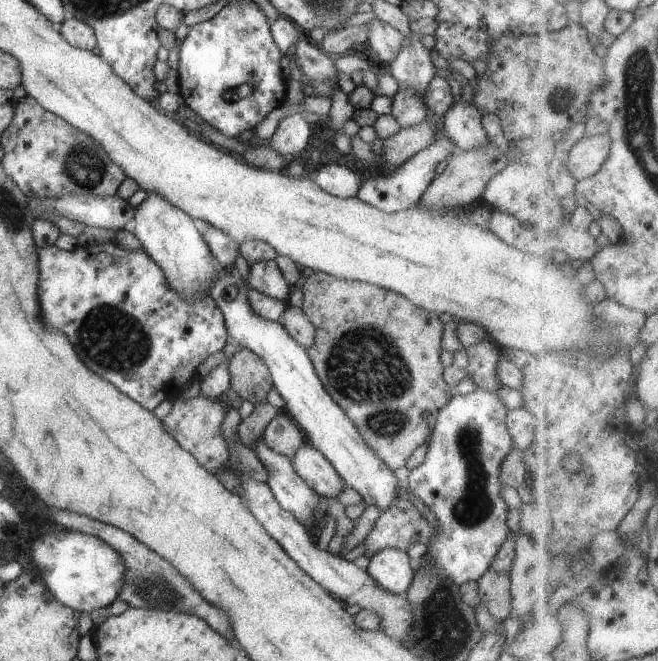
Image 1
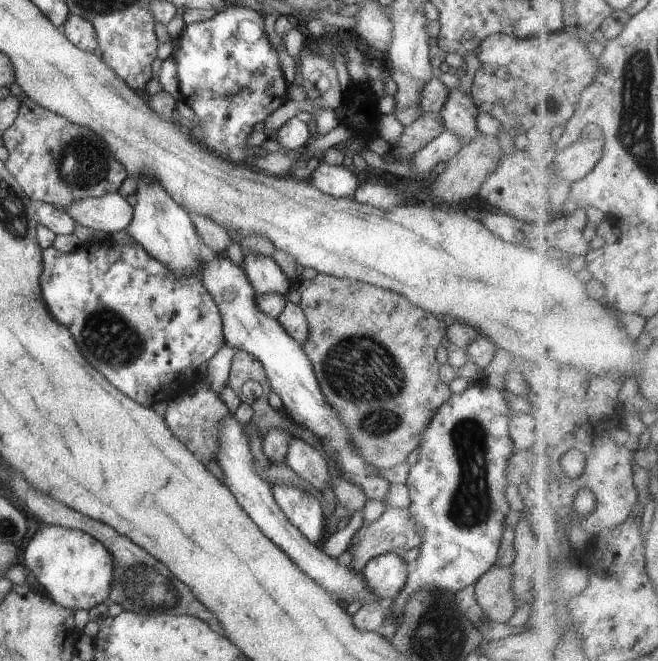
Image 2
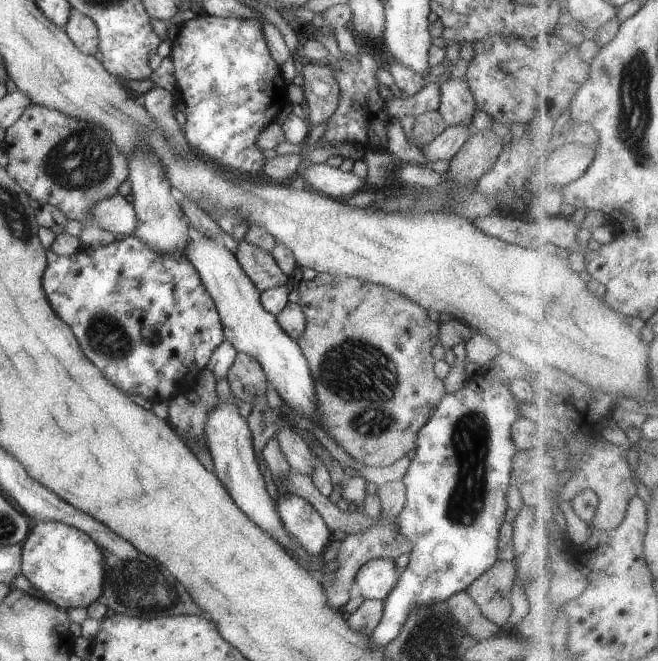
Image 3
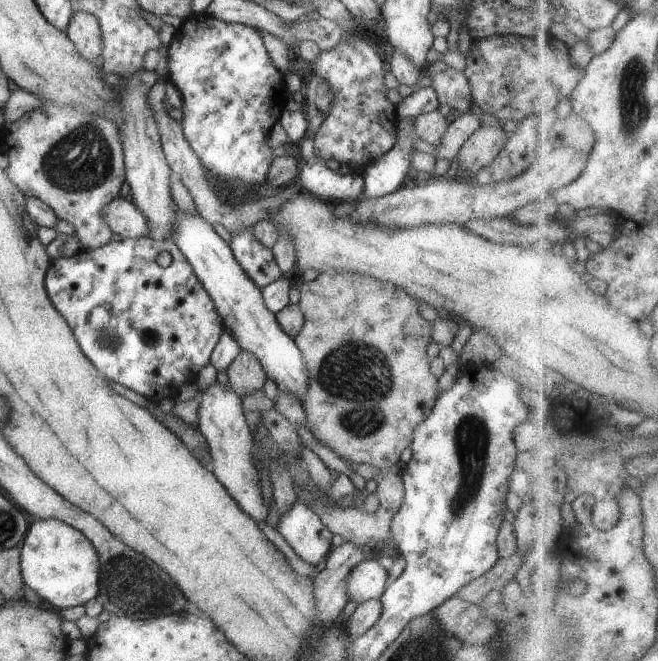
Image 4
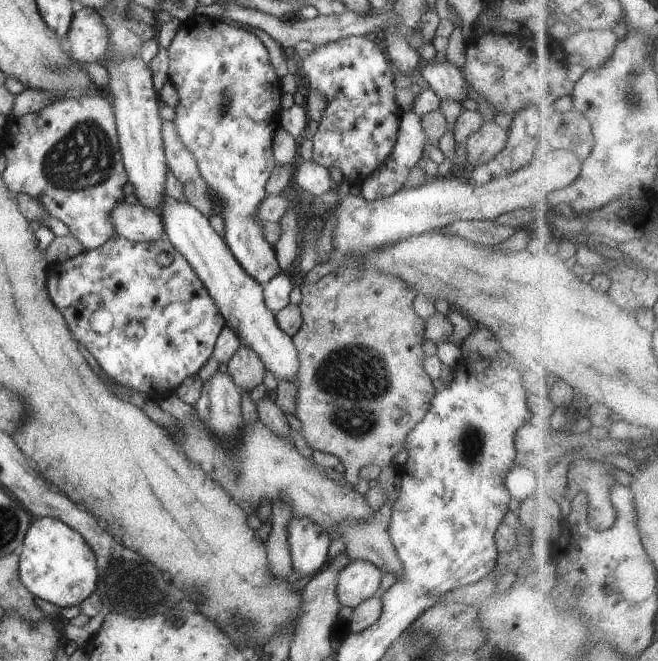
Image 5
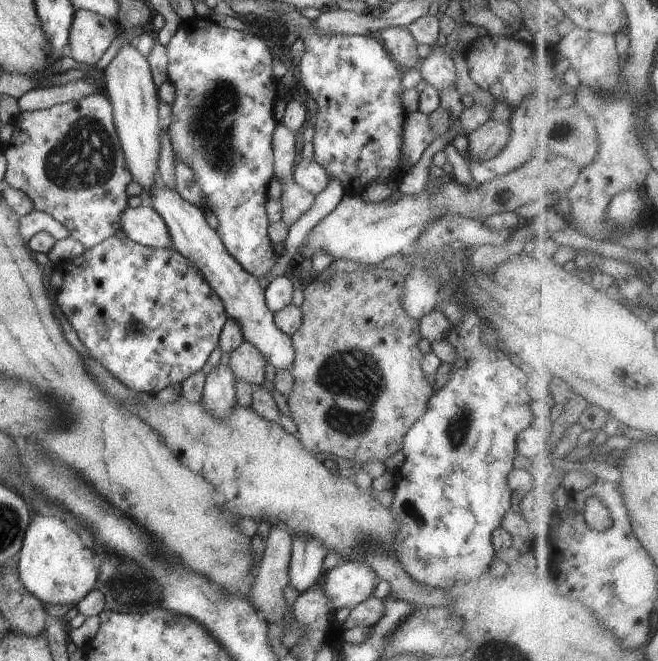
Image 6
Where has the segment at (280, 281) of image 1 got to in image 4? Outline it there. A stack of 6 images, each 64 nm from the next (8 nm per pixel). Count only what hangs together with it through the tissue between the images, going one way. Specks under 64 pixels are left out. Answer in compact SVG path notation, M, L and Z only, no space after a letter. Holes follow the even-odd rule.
M246 226L242 232L231 234L229 246L238 264L256 286L264 288L283 277L283 272L276 264L271 248L266 248L262 242L254 238L251 226Z

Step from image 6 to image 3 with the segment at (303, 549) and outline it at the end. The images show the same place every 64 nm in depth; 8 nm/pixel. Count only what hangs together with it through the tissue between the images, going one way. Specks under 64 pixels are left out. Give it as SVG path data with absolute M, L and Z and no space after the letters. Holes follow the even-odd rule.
M289 491L278 494L277 508L288 534L310 556L322 556L322 552L333 538L333 532L322 520L318 510L302 496Z

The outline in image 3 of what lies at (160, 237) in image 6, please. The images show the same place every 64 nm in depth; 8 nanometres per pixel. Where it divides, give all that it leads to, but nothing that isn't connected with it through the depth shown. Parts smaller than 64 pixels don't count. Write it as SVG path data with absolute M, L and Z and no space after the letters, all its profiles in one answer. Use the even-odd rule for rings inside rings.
M120 194L96 202L88 218L94 226L100 226L117 237L132 235L138 228L138 216L132 203Z

